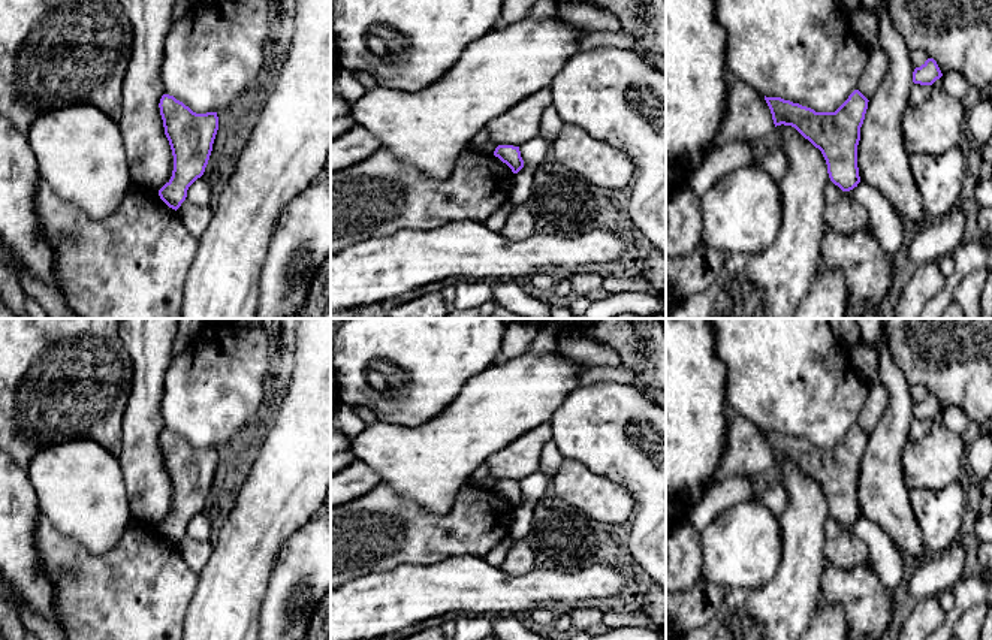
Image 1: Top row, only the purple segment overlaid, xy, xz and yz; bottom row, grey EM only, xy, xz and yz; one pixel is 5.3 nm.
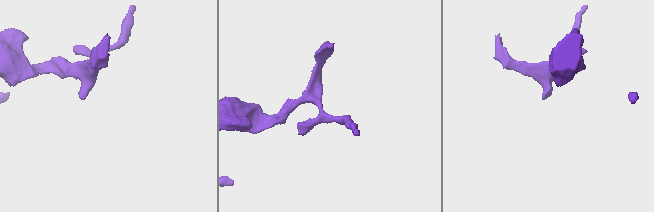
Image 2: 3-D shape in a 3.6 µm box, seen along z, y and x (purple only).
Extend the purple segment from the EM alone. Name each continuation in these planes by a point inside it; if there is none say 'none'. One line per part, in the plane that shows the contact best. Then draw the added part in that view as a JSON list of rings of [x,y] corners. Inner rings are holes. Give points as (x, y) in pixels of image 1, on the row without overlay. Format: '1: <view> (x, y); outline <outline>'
none

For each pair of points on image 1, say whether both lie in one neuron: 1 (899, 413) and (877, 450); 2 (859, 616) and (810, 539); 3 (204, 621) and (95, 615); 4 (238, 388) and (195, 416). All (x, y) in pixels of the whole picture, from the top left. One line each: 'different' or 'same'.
1: same
2: different
3: different
4: same

